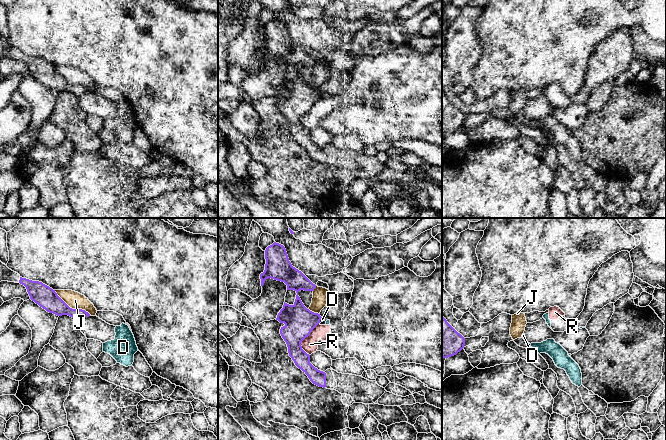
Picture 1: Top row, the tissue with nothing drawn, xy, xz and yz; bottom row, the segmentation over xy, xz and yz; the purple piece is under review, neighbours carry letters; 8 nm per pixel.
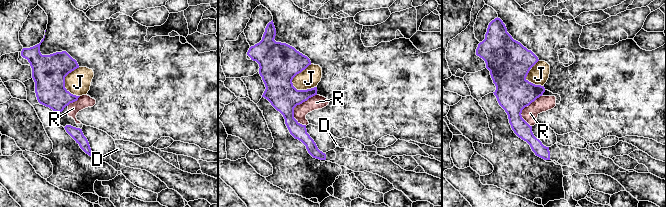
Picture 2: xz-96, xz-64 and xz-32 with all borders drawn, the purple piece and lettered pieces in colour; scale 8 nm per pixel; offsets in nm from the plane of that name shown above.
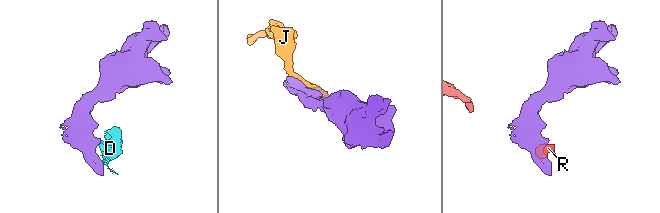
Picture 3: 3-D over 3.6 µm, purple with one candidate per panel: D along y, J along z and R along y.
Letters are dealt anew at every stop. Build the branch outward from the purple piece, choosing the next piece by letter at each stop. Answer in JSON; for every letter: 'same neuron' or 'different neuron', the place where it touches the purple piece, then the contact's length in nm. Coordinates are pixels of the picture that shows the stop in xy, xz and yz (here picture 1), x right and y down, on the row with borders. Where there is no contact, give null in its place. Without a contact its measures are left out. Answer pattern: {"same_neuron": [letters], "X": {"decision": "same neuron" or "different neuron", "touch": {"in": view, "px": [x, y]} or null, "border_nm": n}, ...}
{"same_neuron": [], "D": {"decision": "different neuron", "touch": {"in": "xz", "px": [319, 321]}, "border_nm": 40}, "J": {"decision": "different neuron", "touch": {"in": "xy", "px": [71, 308]}, "border_nm": 360}, "R": {"decision": "different neuron", "touch": {"in": "xz", "px": [304, 338]}, "border_nm": 280}}

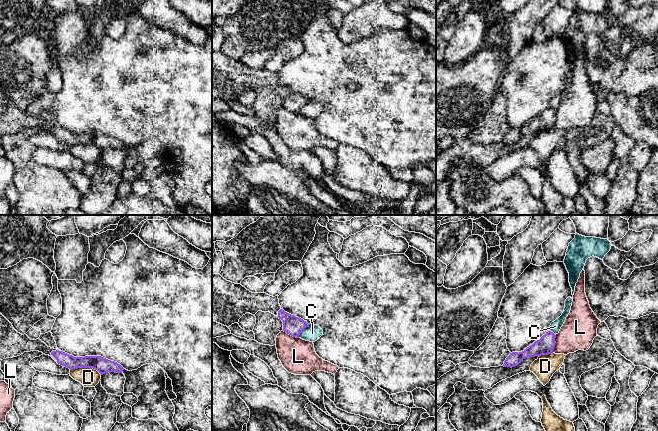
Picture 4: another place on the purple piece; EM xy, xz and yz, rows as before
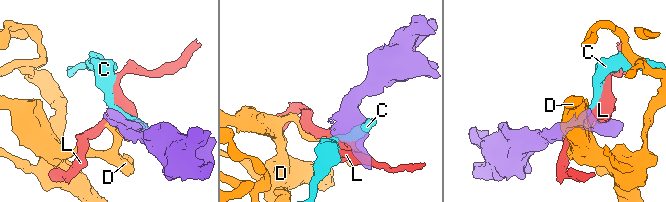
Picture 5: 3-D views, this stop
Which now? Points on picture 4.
{"same_neuron": [], "C": {"decision": "different neuron", "touch": {"in": "xz", "px": [302, 330]}, "border_nm": 140}, "D": {"decision": "different neuron", "touch": {"in": "xy", "px": [86, 367]}, "border_nm": 260}, "L": {"decision": "different neuron", "touch": {"in": "yz", "px": [554, 344]}, "border_nm": 150}}

